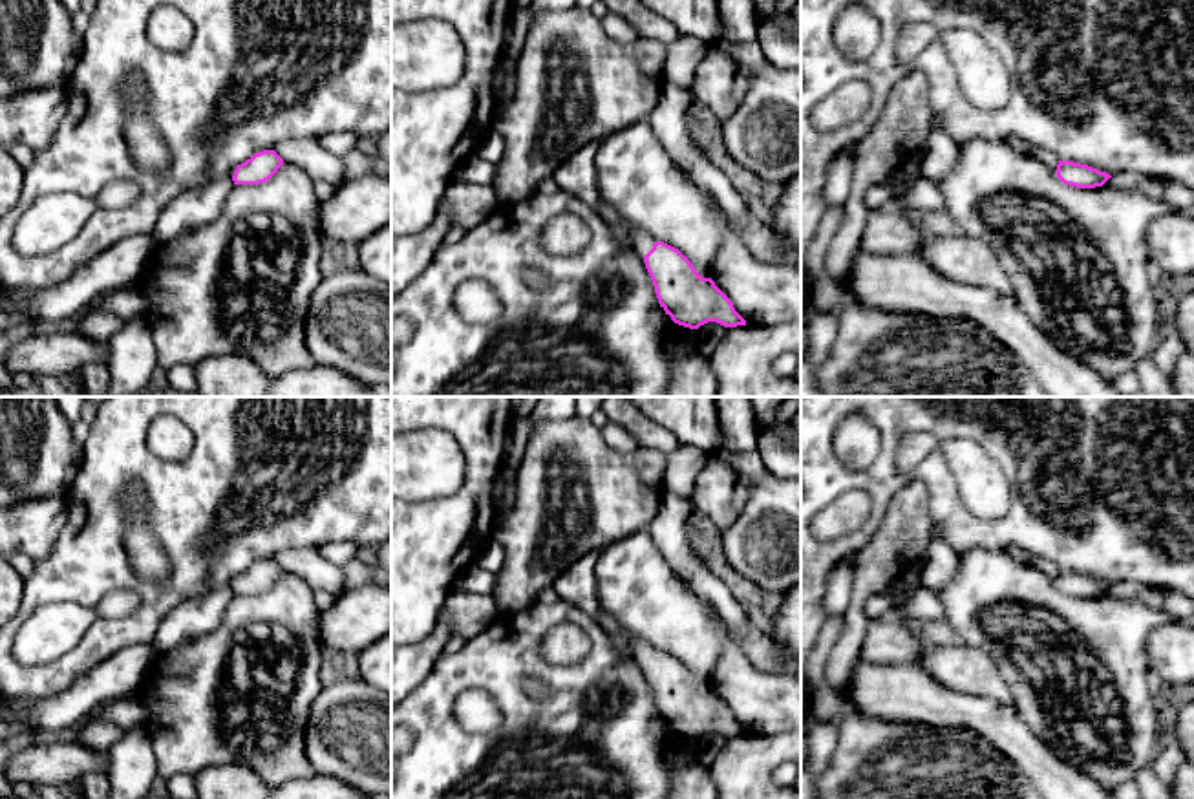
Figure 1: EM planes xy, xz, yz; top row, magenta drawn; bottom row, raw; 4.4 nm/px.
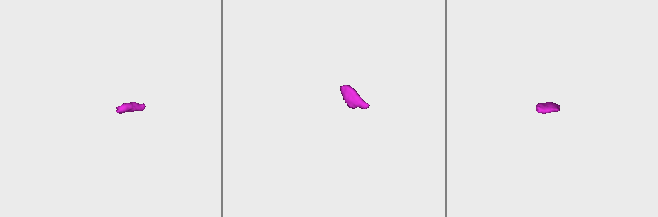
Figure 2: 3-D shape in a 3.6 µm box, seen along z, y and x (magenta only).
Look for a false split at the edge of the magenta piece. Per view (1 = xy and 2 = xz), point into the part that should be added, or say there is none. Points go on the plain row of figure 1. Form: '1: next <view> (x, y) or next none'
1: next none
2: next xz (642, 653)

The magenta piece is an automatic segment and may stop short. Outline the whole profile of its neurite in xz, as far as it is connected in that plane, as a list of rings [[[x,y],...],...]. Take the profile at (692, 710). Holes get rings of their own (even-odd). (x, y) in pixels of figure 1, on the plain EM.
[[[600,609],[598,625],[607,634],[624,634],[633,658],[644,667],[660,717],[678,735],[698,739],[708,731],[724,737],[746,735],[731,709],[711,687],[702,687],[691,671],[675,656],[653,651],[645,640],[629,634],[607,611]]]

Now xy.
[[[263,559],[238,574],[232,591],[234,594],[260,594],[269,591],[282,574],[283,569],[274,559]]]

